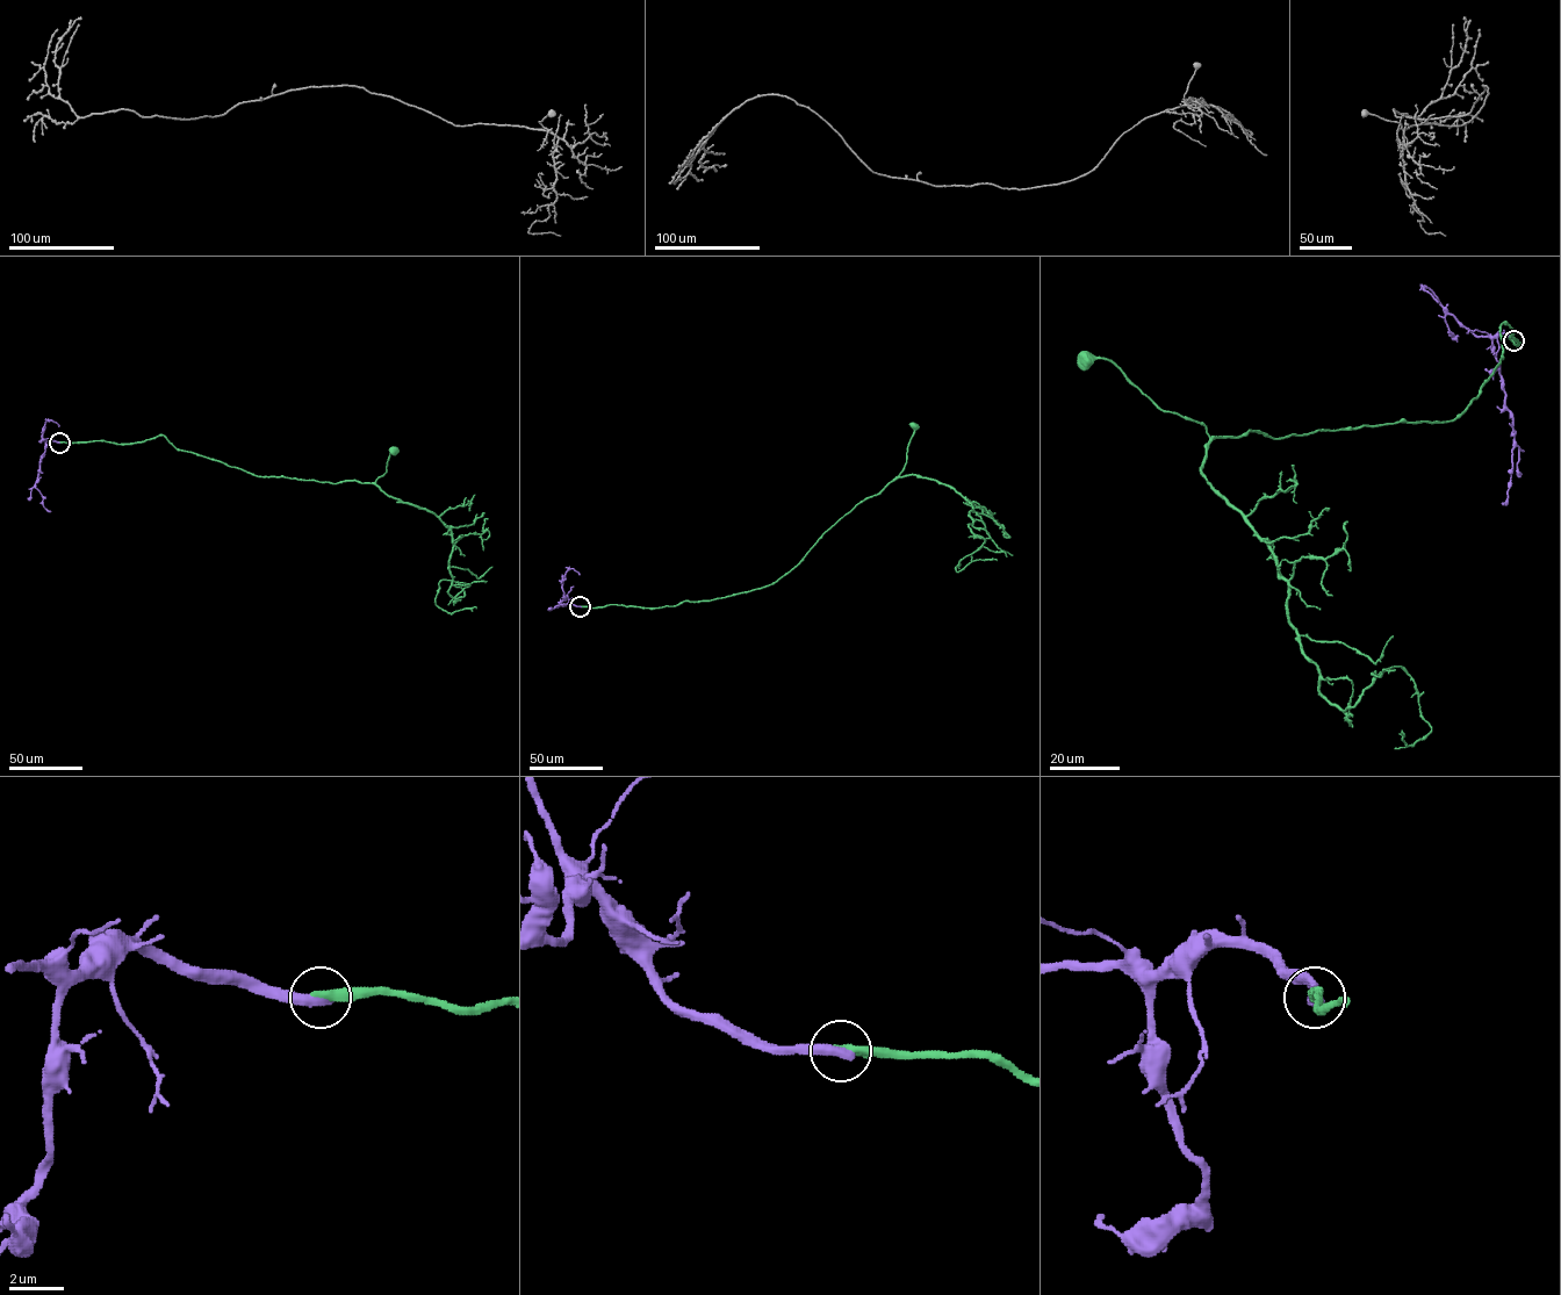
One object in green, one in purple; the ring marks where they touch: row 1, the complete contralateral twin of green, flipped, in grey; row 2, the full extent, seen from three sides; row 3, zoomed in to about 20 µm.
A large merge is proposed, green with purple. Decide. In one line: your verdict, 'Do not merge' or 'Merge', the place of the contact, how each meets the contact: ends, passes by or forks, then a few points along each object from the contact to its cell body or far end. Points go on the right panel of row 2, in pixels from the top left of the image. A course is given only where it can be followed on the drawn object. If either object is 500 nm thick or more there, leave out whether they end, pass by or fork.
Do not merge. Place: (1513, 340). At the ring green ends. At the ring purple ends. Course of green: (1513, 339), (1503, 323), (1500, 362), (1455, 418), (1281, 438), (1210, 437), (1109, 360), (1085, 359). Course of purple: (1513, 340), (1504, 333), (1493, 339), (1504, 405), (1512, 421), (1510, 487), (1502, 504)

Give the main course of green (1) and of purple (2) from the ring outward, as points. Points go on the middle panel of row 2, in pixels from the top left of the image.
1: (580, 606), (675, 606), (776, 582), (841, 518), (900, 472), (914, 425)
2: (580, 606), (566, 597), (555, 606), (570, 602)

